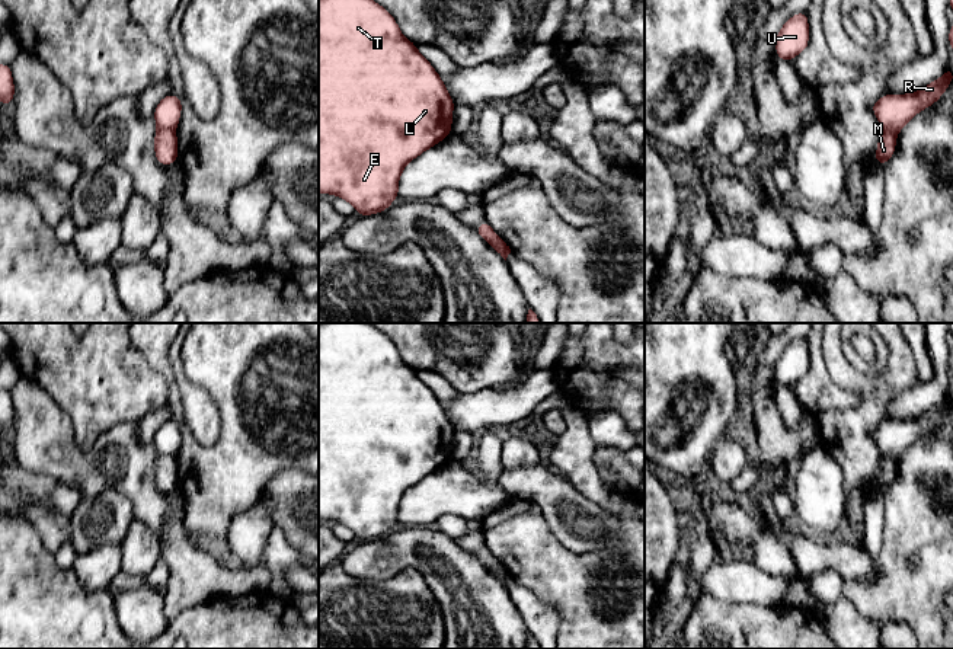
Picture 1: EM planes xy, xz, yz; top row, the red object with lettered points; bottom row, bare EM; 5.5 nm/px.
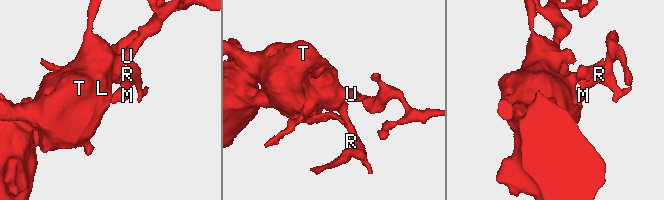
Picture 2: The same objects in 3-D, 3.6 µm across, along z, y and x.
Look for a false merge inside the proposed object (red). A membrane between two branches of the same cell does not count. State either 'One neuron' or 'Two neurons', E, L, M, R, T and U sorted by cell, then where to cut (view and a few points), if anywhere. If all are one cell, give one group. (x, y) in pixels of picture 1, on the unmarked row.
Two neurons. Groups: E L R T U / M. Split along xy (157, 453), (173, 457)

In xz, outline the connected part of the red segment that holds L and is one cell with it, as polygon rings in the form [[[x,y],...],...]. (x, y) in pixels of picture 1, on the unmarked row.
[[[319,323],[319,519],[343,524],[361,543],[386,537],[399,522],[399,505],[406,490],[451,461],[454,432],[436,396],[418,377],[416,370],[400,358],[387,335],[370,323]]]

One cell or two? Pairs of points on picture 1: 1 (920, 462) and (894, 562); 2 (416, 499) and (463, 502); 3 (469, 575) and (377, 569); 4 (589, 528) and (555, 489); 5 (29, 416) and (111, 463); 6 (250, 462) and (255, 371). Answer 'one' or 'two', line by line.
1: one
2: one
3: one
4: one
5: one
6: one

